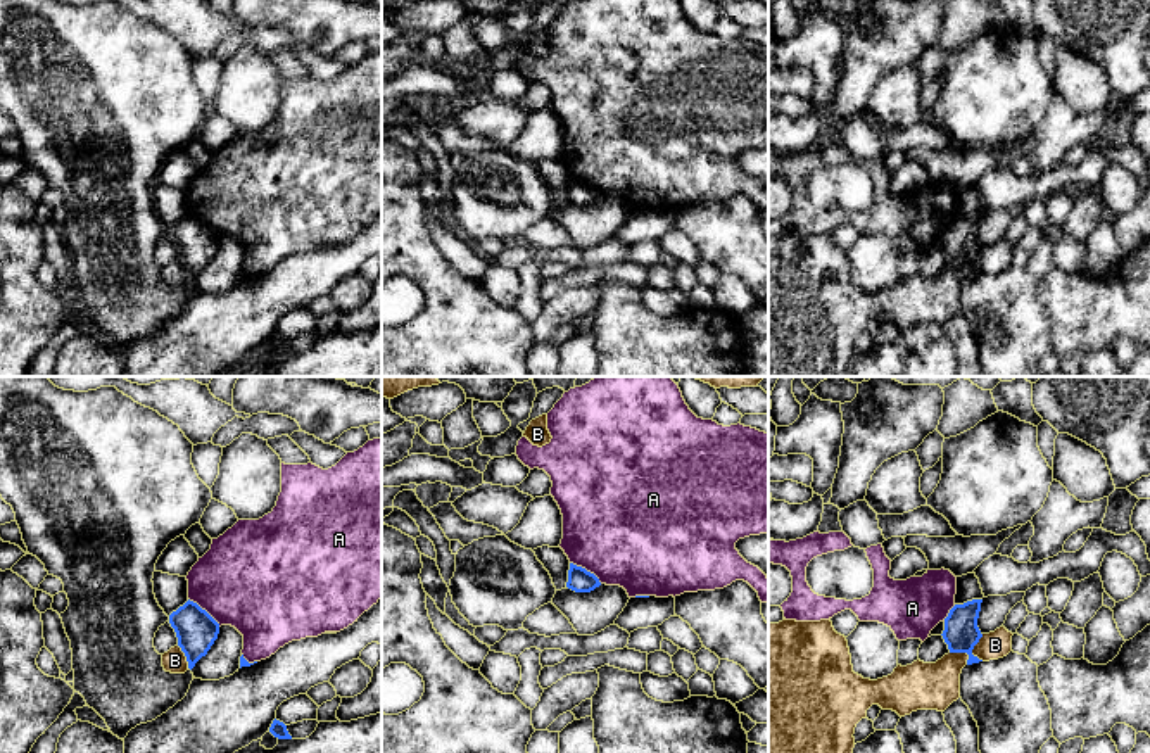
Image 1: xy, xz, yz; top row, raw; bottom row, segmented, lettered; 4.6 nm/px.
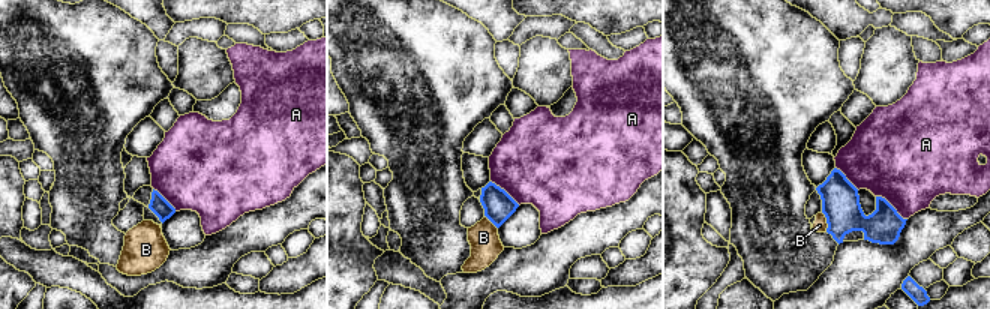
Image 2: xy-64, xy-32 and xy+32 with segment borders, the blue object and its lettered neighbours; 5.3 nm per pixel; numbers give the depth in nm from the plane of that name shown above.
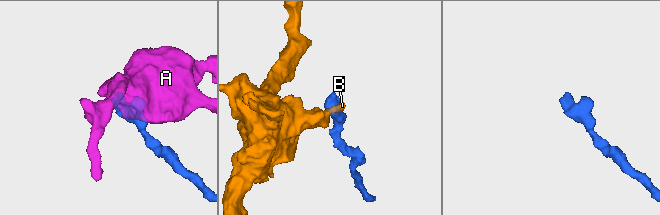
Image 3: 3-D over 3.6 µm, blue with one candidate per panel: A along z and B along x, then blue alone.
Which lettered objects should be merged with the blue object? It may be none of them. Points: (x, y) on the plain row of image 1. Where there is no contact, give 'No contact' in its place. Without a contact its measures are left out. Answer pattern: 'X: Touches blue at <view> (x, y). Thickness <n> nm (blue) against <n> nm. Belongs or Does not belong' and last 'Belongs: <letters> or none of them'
A: Touches blue at xy (204, 223). Thickness 190 nm (blue) against 460 nm. Does not belong
B: Touches blue at yz (969, 268). Thickness 160 nm (blue) against 130 nm. Does not belong
Belongs: none of them

